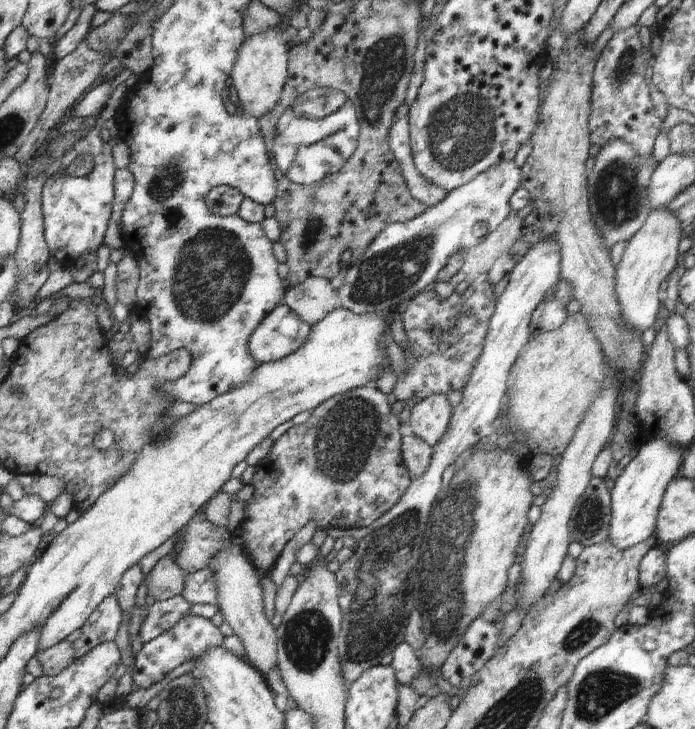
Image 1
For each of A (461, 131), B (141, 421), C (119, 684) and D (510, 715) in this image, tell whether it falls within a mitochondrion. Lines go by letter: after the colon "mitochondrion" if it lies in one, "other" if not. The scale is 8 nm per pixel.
A: mitochondrion
B: mitochondrion
C: other
D: mitochondrion

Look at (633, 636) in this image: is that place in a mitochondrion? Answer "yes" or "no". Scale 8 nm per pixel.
no

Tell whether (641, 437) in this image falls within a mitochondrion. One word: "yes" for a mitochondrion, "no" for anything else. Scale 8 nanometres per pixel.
no

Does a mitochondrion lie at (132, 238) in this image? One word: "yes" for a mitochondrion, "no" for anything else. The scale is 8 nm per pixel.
no

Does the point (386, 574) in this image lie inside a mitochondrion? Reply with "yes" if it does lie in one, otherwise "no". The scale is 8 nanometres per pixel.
yes

